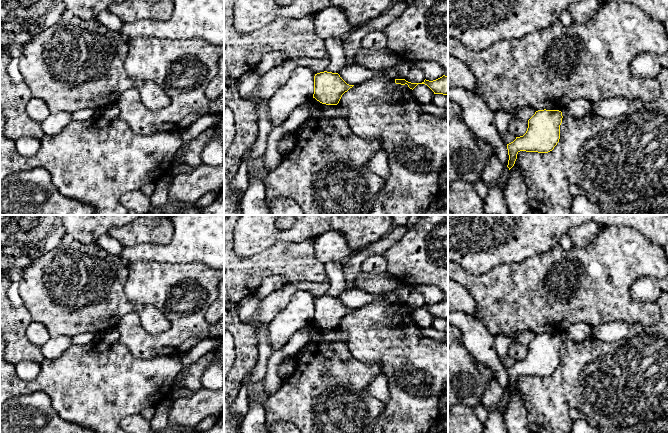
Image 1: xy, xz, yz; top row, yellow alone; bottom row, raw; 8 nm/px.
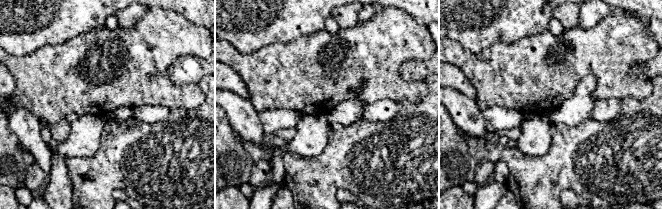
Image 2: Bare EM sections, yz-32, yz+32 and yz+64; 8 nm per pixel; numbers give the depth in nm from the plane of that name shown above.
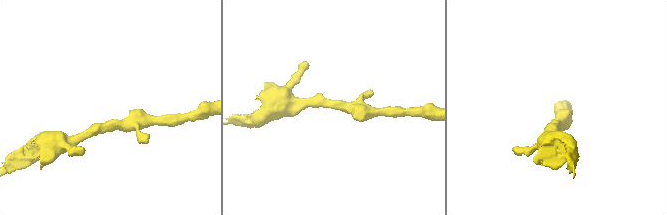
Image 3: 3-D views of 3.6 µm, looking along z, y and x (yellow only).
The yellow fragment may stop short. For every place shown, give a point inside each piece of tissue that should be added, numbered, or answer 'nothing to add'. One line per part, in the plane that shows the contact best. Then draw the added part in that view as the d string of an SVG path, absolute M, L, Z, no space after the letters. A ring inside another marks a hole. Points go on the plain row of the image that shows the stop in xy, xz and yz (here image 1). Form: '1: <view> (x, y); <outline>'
nothing to add

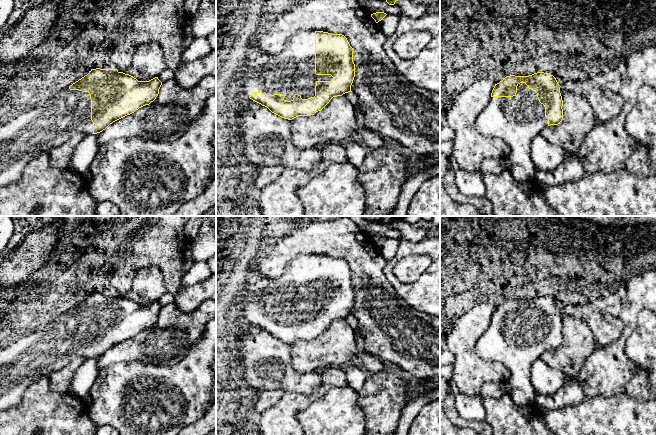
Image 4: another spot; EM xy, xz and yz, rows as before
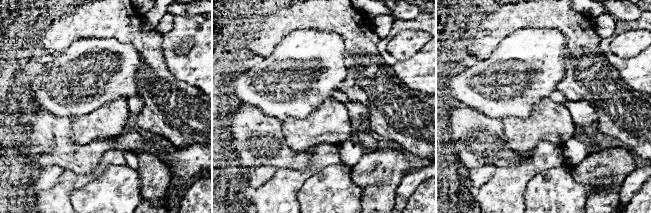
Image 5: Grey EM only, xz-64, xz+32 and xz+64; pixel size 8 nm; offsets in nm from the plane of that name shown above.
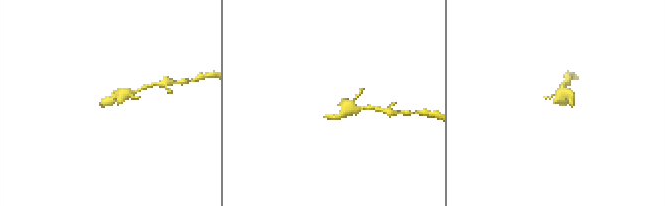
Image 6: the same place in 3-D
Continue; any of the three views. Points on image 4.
1: xz (291, 295); M301 255L292 260L282 275L267 279L267 286L255 290L253 299L248 300L243 307L242 316L251 320L253 316L266 319L282 318L284 324L291 325L298 318L302 323L315 320L317 305L332 305L331 299L315 298L315 255Z

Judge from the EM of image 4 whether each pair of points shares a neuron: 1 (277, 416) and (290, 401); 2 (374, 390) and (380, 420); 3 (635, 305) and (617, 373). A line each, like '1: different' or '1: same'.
1: same
2: same
3: same

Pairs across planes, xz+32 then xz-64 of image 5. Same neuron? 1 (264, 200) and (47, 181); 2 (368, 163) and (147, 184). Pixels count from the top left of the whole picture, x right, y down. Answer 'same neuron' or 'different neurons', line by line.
1: different neurons
2: same neuron

